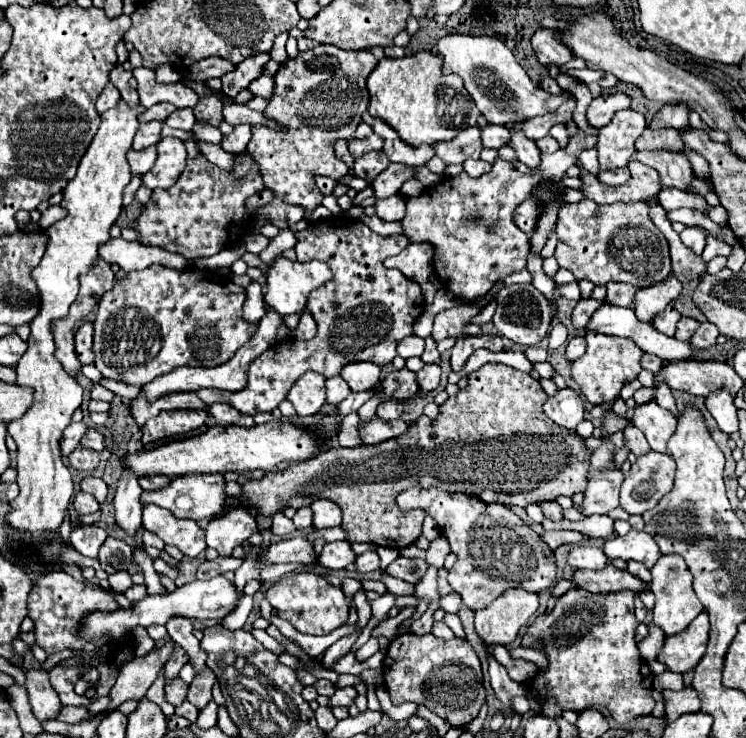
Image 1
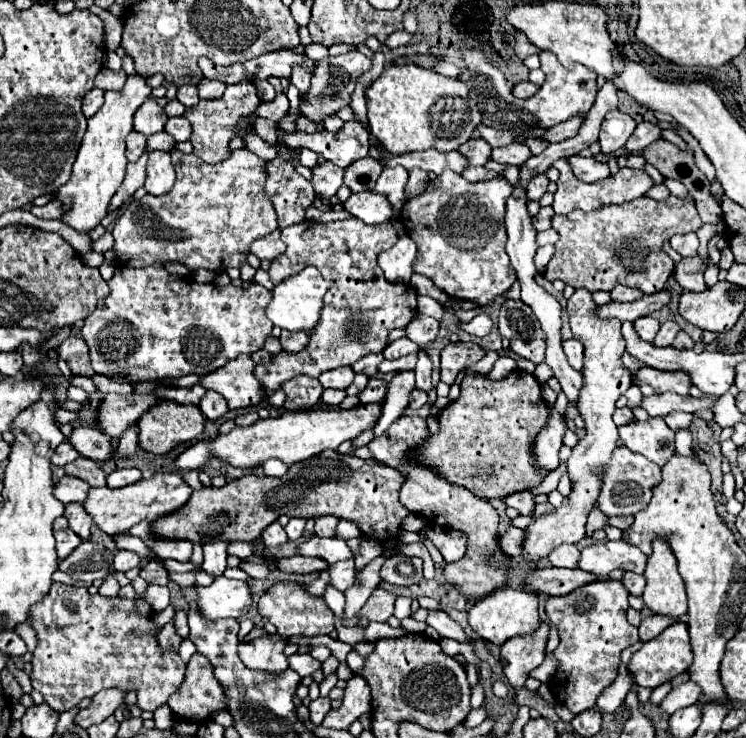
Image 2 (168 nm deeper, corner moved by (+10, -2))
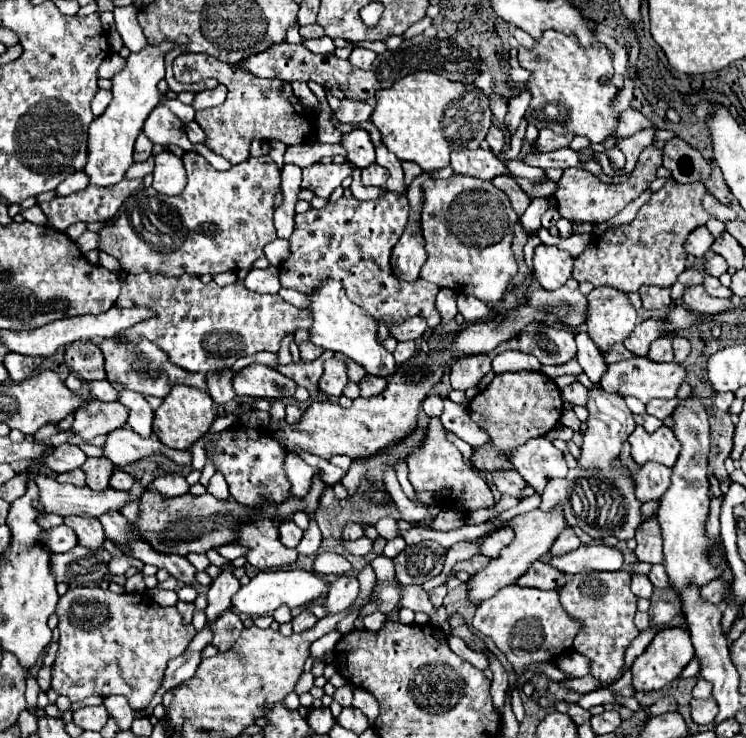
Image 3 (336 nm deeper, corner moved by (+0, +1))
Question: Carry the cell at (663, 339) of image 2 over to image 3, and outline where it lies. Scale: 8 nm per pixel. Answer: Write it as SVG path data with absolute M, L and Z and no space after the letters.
M673 336L671 338L659 338L659 340L655 340L651 344L651 350L649 350L647 358L653 360L653 362L671 362L673 360L671 340L673 340Z

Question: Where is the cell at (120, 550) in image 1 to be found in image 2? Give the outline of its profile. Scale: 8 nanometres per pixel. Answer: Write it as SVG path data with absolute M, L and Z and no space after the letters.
M83 541L63 563L61 571L67 571L75 583L93 583L95 579L105 579L113 565L113 551L97 541Z

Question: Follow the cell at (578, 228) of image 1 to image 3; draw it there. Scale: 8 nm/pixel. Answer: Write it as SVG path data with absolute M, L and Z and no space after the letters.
M667 180L659 192L651 194L629 226L607 230L601 238L593 236L585 252L575 258L573 278L577 282L587 280L593 286L611 286L623 292L637 292L641 286L653 284L661 288L673 286L677 276L685 270L685 238L691 230L709 220L709 214L701 206L705 192L707 188L701 182L679 184Z

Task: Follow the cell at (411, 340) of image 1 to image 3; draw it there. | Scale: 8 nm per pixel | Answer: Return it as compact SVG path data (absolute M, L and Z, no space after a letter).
M399 342L393 356L395 356L395 362L397 364L403 364L405 360L409 360L415 352L415 342Z

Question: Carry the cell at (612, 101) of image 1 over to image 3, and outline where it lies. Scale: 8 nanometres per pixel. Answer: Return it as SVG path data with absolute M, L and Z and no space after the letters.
M543 128L543 130L539 130L539 136L537 136L537 150L551 152L551 150L567 148L571 140L573 140L573 134L555 134L555 132Z

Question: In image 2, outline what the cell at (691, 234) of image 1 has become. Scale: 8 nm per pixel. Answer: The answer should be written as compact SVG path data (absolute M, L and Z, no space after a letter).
M685 233L685 235L671 237L671 247L673 247L681 257L695 257L695 255L697 255L697 247L699 247L697 233Z

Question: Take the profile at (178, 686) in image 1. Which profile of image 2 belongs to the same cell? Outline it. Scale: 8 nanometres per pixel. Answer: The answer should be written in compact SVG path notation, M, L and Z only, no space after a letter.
M53 583L49 593L29 609L29 625L37 633L37 647L33 651L33 689L43 695L43 699L59 713L77 707L85 697L93 697L101 689L119 687L127 691L137 691L137 705L143 711L155 711L165 705L169 697L179 689L185 677L185 663L173 651L163 651L157 645L153 619L141 619L135 611L131 599L91 595L87 587Z

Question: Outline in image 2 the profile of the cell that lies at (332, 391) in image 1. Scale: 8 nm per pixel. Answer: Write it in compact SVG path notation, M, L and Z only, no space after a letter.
M325 389L323 395L321 395L321 401L327 403L327 405L339 405L343 399L345 399L345 391L341 389Z

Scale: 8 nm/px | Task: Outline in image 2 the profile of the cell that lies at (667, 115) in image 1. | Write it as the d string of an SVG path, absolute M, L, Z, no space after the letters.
M643 121L637 125L635 133L629 137L629 141L625 143L625 149L627 151L643 151L647 145L651 145L653 141L661 139L661 127L655 125L655 123L649 123L649 121Z

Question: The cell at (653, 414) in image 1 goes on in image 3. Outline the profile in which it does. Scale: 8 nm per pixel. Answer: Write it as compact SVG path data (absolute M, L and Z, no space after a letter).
M637 426L635 432L629 436L629 444L631 444L631 458L637 464L659 462L669 468L675 464L679 450L681 450L679 440L675 438L673 430L667 426L661 426L653 434L649 434L641 426Z

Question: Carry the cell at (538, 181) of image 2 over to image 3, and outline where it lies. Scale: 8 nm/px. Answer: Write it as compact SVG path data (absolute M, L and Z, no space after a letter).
M535 198L531 202L531 206L527 208L527 212L519 218L521 228L523 228L525 234L527 234L527 230L539 230L541 228L541 216L545 214L547 208L549 208L549 204L547 204L545 198Z

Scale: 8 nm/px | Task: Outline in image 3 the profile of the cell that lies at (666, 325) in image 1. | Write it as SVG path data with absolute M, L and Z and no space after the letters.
M649 318L649 320L637 324L635 330L627 336L627 342L623 342L623 346L629 352L633 352L635 356L647 356L651 342L659 338L661 326L663 326L663 322L659 318Z

